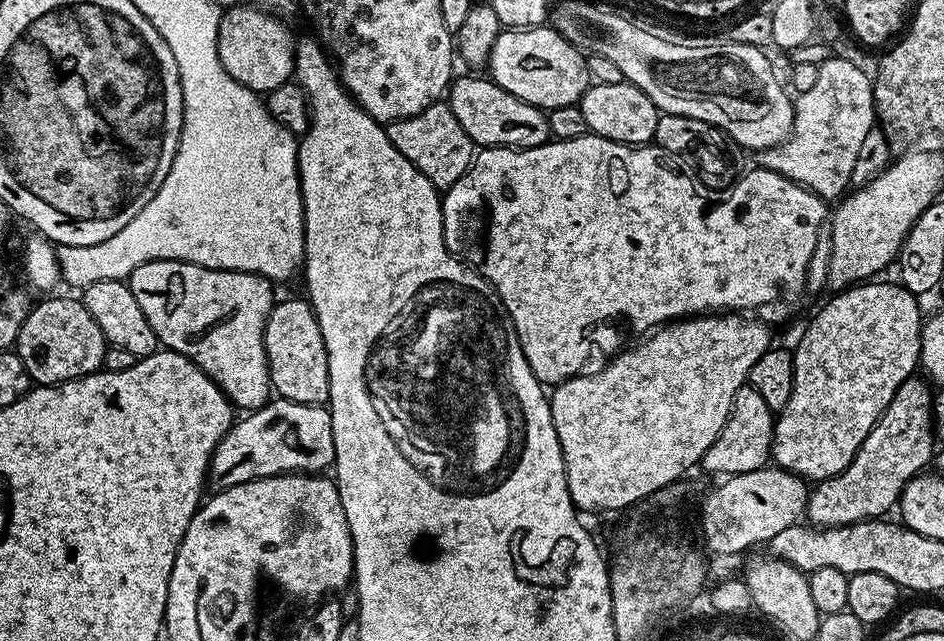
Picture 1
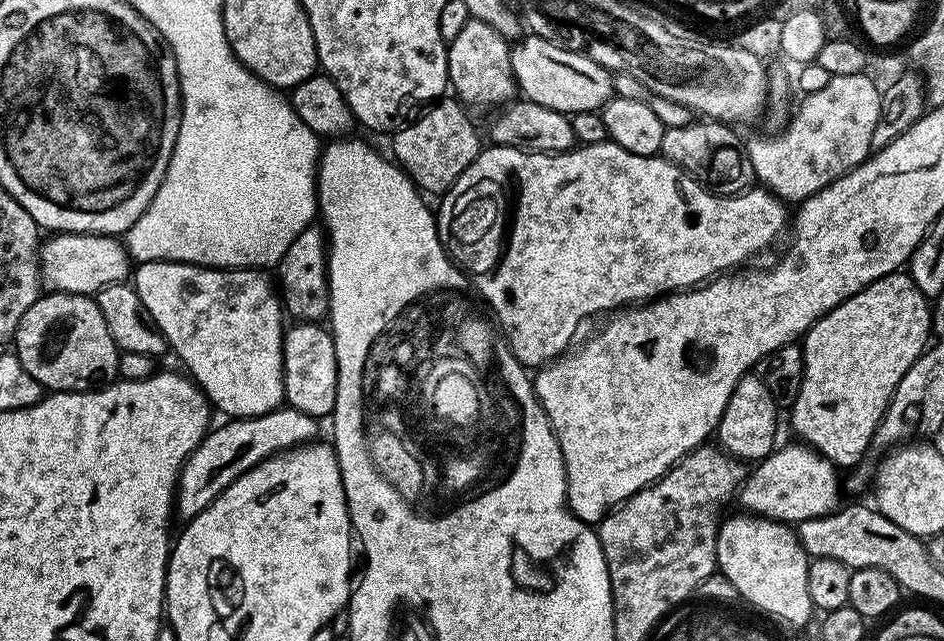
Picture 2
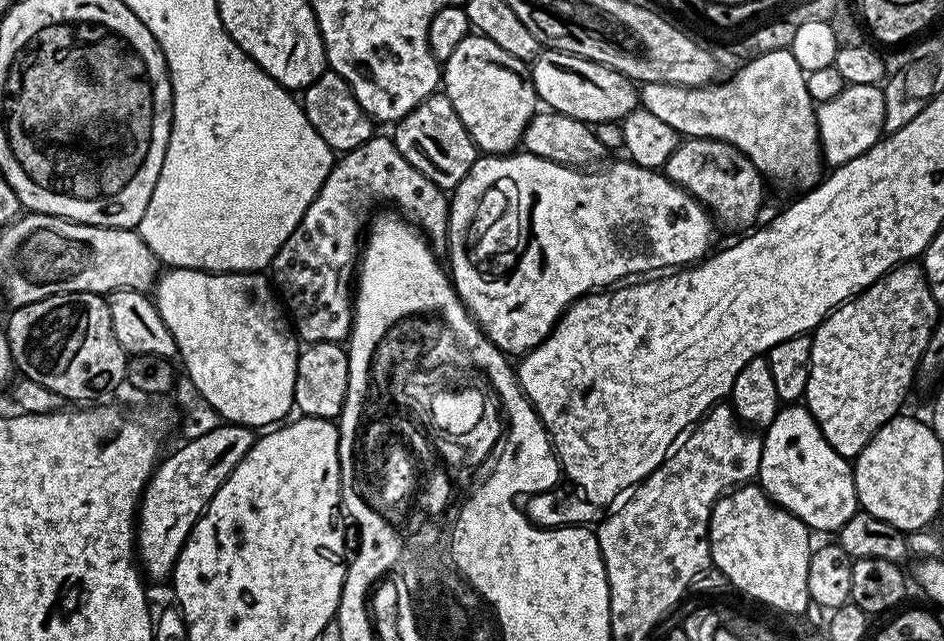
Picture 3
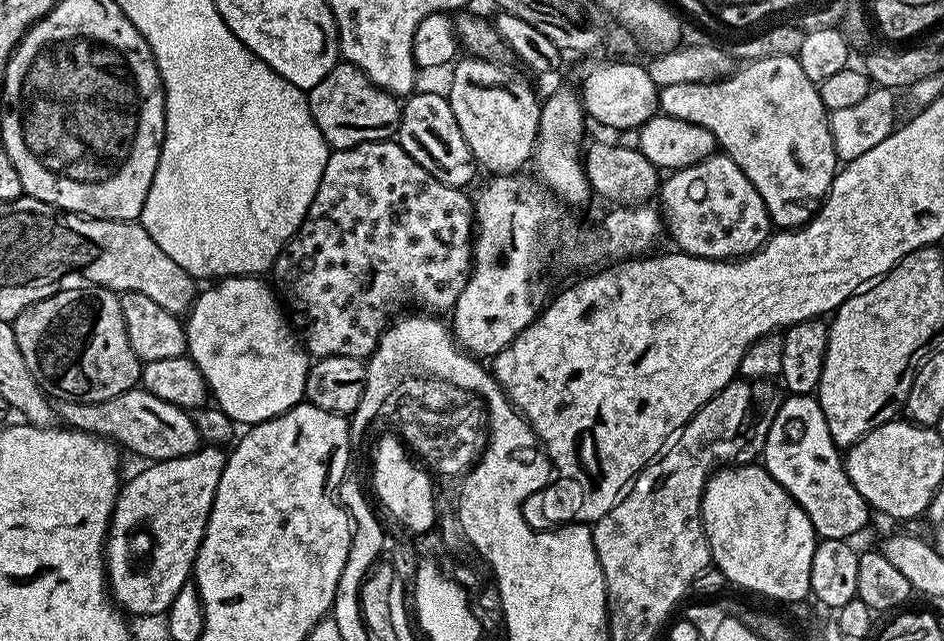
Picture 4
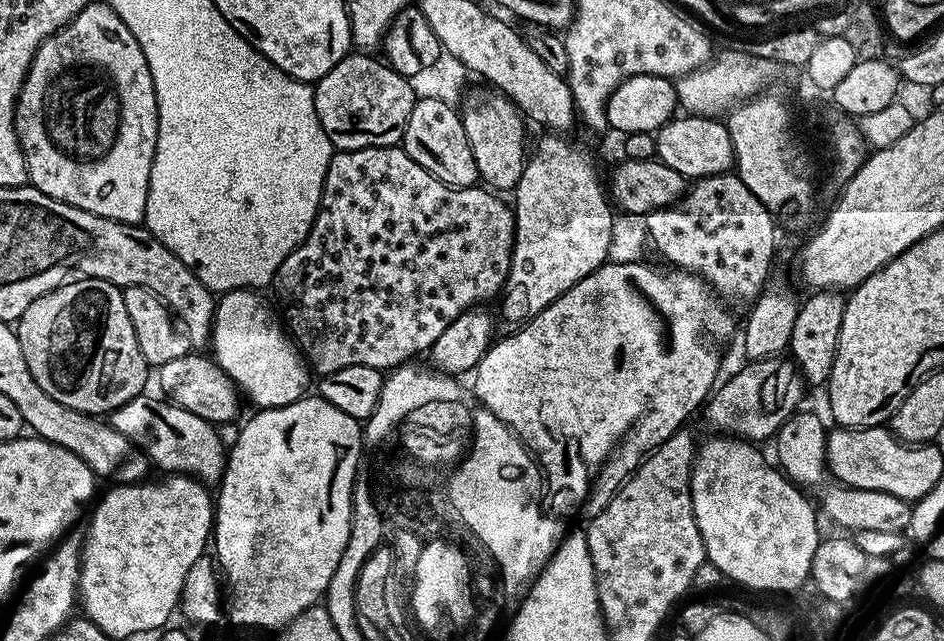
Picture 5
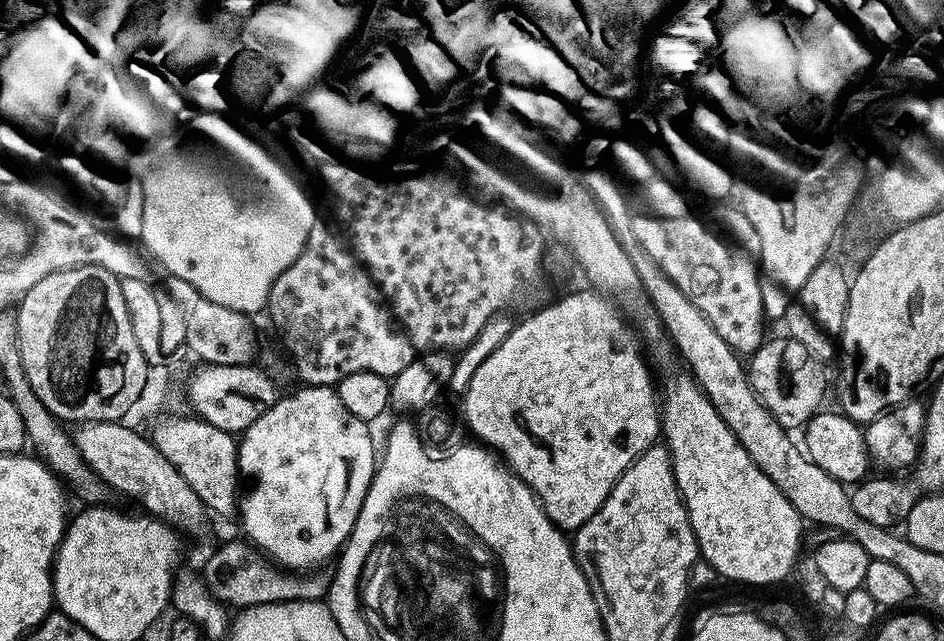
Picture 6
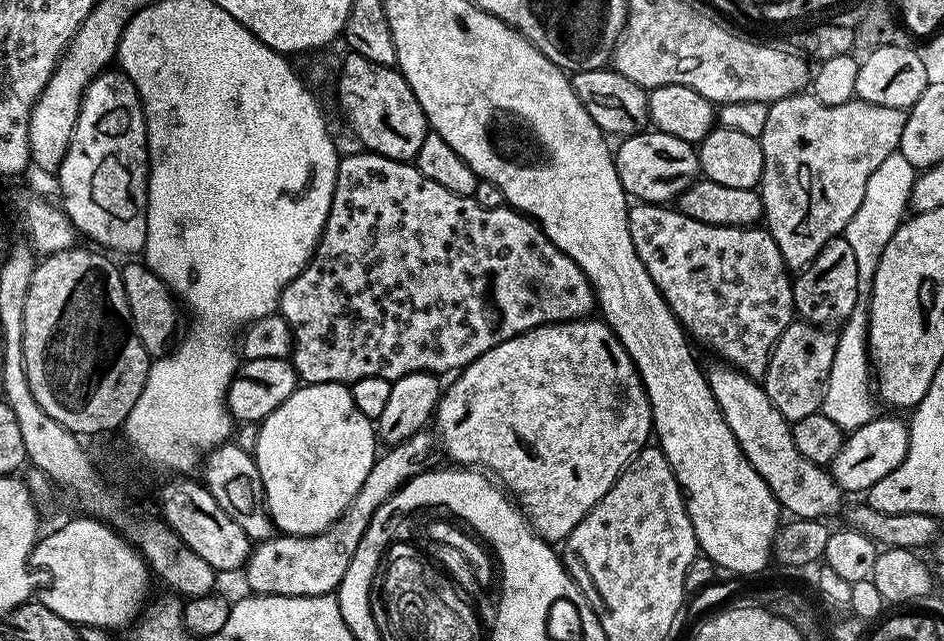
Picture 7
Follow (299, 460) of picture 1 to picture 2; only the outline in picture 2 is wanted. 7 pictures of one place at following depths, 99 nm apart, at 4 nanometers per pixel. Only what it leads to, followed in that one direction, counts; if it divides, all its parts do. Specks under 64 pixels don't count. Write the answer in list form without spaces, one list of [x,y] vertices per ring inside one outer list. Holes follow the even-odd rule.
[[[279,406],[272,412],[261,416],[232,418],[221,428],[213,427],[202,442],[188,455],[184,469],[180,471],[180,482],[176,490],[174,508],[177,513],[184,515],[185,521],[194,519],[230,482],[237,480],[246,470],[258,466],[266,458],[276,452],[283,452],[286,448],[295,448],[317,439],[317,417],[302,414],[302,410]]]

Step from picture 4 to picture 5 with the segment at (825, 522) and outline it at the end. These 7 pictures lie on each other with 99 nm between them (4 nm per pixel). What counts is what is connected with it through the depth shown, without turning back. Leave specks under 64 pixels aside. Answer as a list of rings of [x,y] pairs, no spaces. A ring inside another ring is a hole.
[[[797,410],[780,427],[779,432],[774,437],[777,456],[775,456],[775,459],[778,461],[784,475],[801,489],[820,488],[819,511],[823,515],[825,512],[829,516],[828,520],[831,523],[838,525],[838,527],[847,530],[849,533],[853,534],[860,530],[907,533],[909,531],[908,523],[912,517],[912,504],[909,501],[902,498],[894,498],[894,494],[886,494],[885,492],[867,492],[857,488],[848,488],[846,485],[830,478],[825,461],[818,458],[816,427],[819,424],[820,420],[814,413]]]

